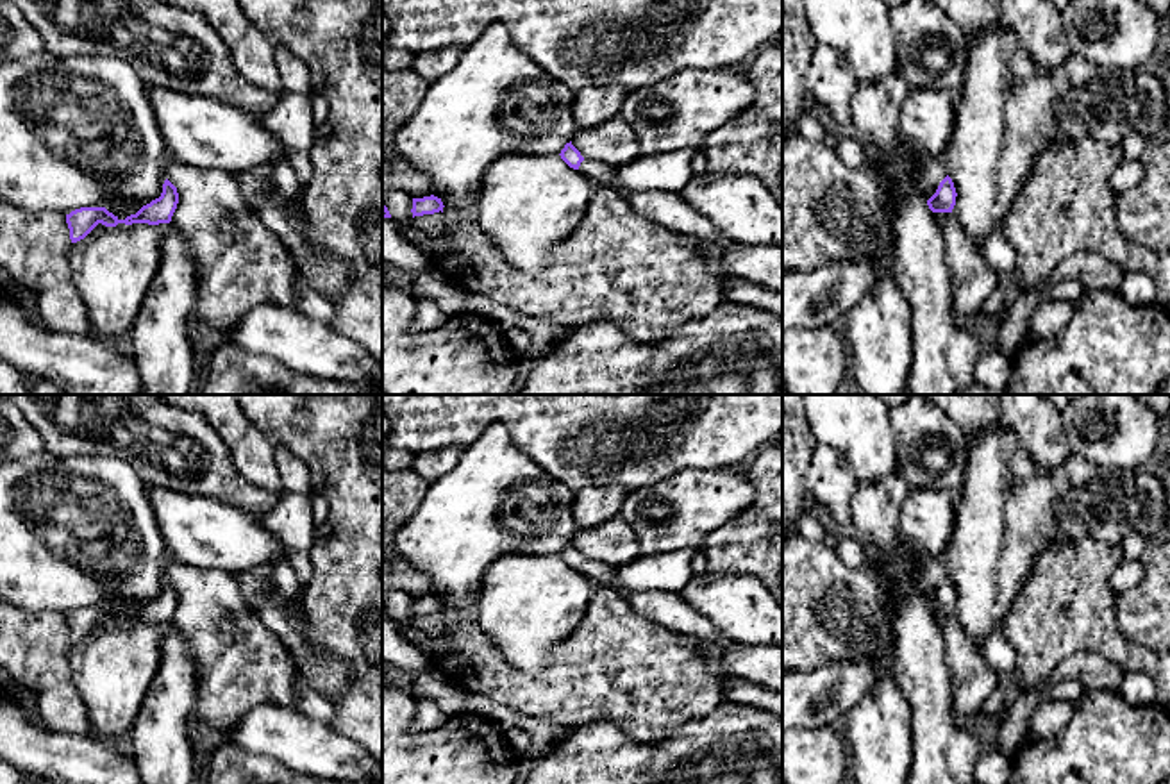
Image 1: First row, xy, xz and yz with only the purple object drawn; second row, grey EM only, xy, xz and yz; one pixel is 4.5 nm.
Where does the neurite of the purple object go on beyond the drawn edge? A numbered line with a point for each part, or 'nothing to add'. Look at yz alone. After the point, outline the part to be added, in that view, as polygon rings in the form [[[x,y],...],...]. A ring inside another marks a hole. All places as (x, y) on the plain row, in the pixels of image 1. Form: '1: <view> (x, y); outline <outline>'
nothing to add

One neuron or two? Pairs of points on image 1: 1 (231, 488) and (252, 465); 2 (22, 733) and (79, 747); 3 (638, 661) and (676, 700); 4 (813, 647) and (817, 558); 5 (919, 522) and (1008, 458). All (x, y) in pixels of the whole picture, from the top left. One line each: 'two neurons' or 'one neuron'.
1: two neurons
2: one neuron
3: one neuron
4: one neuron
5: two neurons

